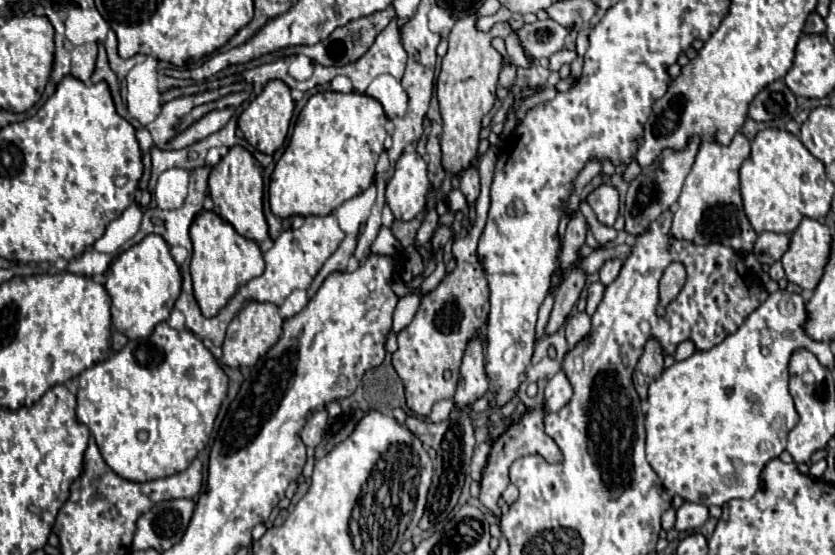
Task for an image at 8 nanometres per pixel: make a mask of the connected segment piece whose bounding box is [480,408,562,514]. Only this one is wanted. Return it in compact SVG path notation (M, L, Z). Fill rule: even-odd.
M534 408L534 410L526 410L522 414L522 418L512 424L504 434L500 434L500 438L492 444L492 450L490 450L490 458L488 458L488 464L482 472L482 482L480 482L480 502L492 510L494 514L500 514L498 510L498 500L502 496L502 492L506 490L508 486L508 468L514 460L522 458L522 456L530 456L530 454L538 454L542 458L546 458L546 462L550 464L558 464L562 462L562 452L560 448L554 444L554 440L544 432L544 412L540 408Z

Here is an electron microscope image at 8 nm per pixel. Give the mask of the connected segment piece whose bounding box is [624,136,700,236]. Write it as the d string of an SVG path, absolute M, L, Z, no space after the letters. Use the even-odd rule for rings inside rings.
M690 136L690 144L686 144L686 148L682 148L682 150L666 148L666 152L662 152L658 156L658 160L654 160L654 164L650 164L650 168L642 168L640 176L636 180L632 180L628 194L626 194L626 212L624 212L628 234L638 236L664 210L670 210L678 202L678 196L682 192L682 184L684 184L684 180L694 164L694 156L698 152L698 146L700 146L698 136Z

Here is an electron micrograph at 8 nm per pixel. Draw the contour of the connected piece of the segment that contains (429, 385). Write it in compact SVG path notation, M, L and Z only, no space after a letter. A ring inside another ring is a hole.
M490 146L488 152L478 162L482 190L476 200L476 224L470 228L466 238L454 240L452 246L456 268L438 284L436 290L422 296L414 320L398 334L398 350L392 354L392 366L406 388L408 408L414 410L418 416L428 416L434 402L454 396L458 382L458 368L466 350L466 342L476 332L484 332L486 328L486 316L490 308L488 282L476 256L476 244L484 230L490 208L490 184L494 178L494 164L496 164L496 148Z

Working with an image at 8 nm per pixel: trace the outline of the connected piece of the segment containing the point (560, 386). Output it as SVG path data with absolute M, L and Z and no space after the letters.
M562 370L548 382L544 398L544 412L556 412L570 402L570 380L566 380L566 374Z

